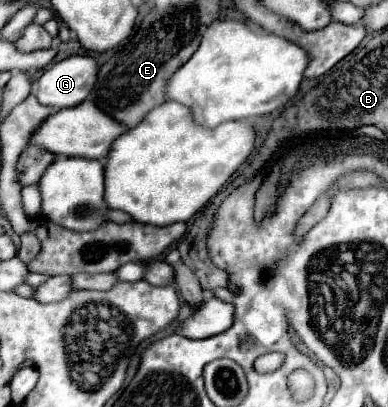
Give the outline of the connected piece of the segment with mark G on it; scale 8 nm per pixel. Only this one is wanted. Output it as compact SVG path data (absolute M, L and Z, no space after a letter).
M70 56L40 76L36 98L44 106L72 108L86 100L90 88L94 88L96 74L98 64L94 58Z

